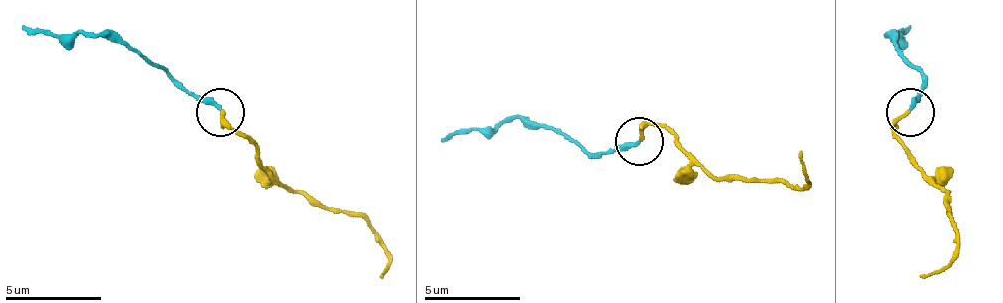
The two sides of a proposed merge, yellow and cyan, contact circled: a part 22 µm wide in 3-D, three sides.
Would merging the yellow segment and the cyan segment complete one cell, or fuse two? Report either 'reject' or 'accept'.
accept

